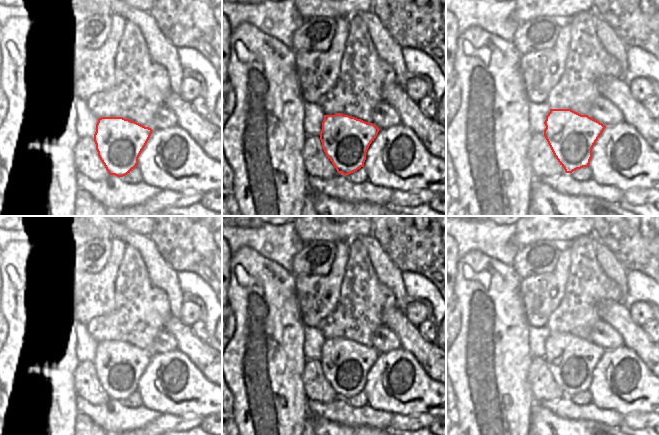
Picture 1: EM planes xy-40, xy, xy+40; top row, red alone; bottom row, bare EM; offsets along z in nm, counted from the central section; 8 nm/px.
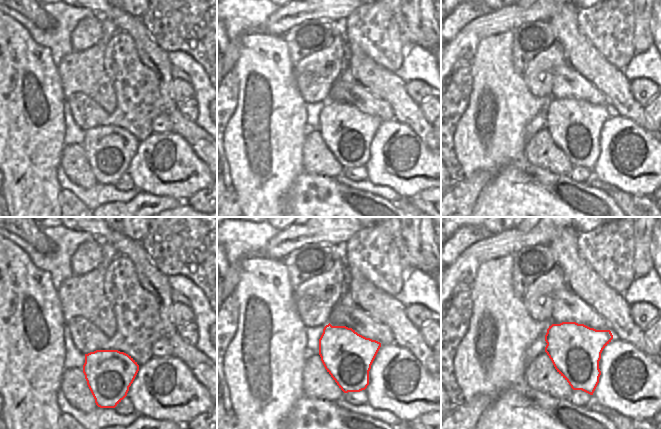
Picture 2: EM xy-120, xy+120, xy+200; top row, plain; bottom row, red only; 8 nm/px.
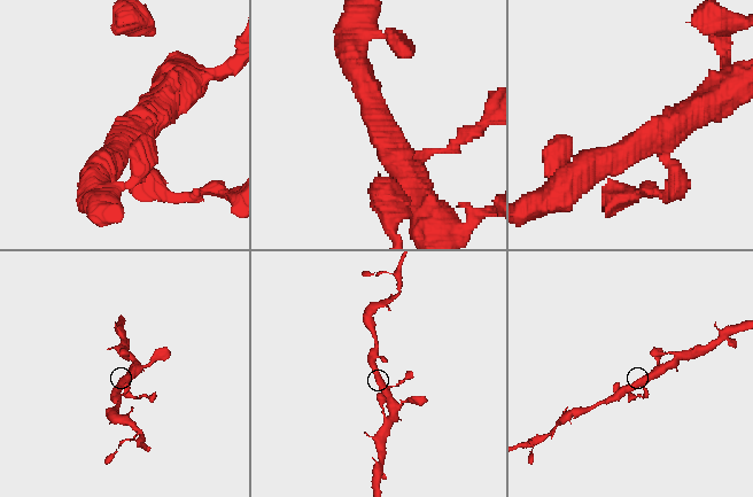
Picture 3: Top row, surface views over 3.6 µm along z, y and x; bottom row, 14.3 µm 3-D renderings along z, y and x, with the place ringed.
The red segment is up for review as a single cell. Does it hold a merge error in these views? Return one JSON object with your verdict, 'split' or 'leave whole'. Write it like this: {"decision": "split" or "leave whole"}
{"decision": "leave whole"}

